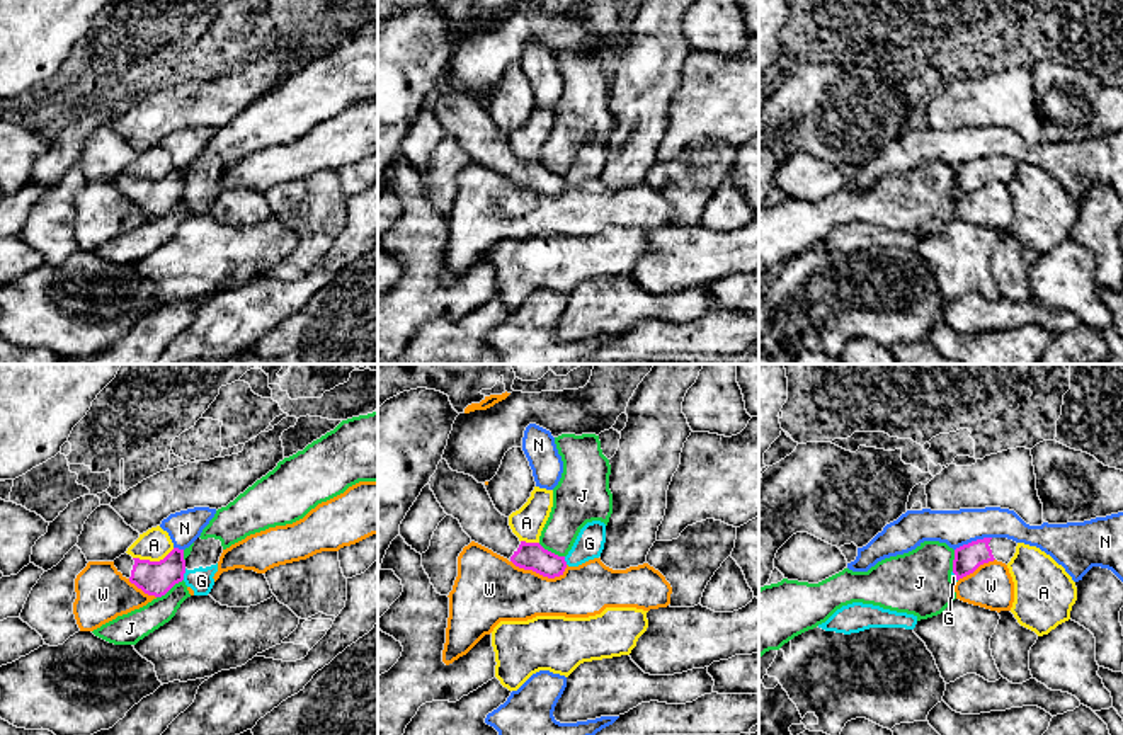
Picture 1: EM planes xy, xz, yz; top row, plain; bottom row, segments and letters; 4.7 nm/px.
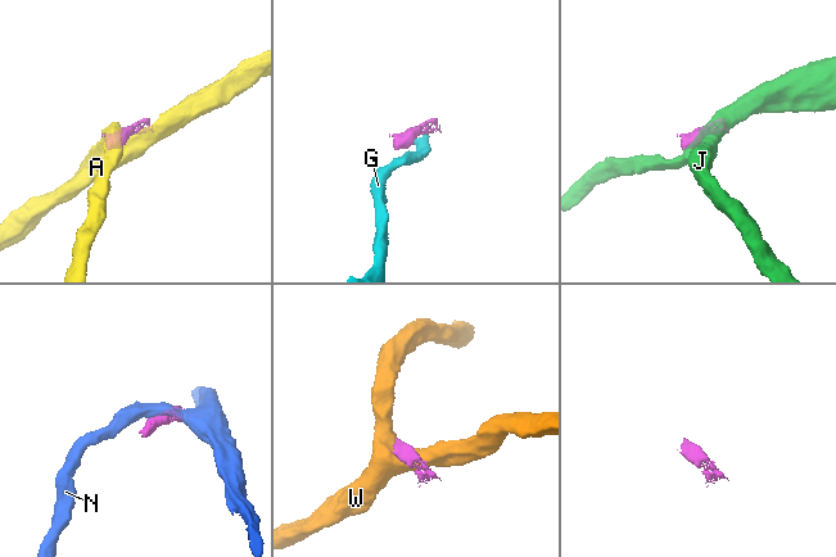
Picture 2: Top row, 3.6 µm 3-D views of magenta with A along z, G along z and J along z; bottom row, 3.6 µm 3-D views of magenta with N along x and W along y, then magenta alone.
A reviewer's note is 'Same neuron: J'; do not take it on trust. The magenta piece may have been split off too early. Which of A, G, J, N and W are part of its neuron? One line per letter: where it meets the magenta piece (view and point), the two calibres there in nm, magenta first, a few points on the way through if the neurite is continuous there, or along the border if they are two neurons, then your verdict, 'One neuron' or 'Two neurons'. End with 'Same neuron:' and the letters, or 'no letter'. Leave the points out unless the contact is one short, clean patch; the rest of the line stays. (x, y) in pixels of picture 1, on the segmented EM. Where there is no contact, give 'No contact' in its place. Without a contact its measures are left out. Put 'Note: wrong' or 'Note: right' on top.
Note: wrong
A: Touches magenta at xy (153, 562). Thickness 160 nm (magenta) against 150 nm. Two neurons
G: Touches magenta at xy (184, 572). Thickness 160 nm (magenta) against 120 nm. Boundary: xy (186, 569), (182, 579). Two neurons
J: Touches magenta at xy (169, 589). Thickness 160 nm (magenta) against 140 nm. Boundary: xy (182, 579), (157, 598). Two neurons
N: Touches magenta at yz (972, 541). Thickness 130 nm (magenta) against 170 nm. Two neurons
W: Touches magenta at xz (540, 574). Thickness 130 nm (magenta) against 320 nm. Two neurons
Same neuron: no letter

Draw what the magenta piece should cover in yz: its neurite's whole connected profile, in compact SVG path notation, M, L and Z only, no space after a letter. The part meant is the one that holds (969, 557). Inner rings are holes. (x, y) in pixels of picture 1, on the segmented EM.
M983 538L955 550L953 573L956 580L973 573L989 561L1009 563L1018 543L1007 538Z

